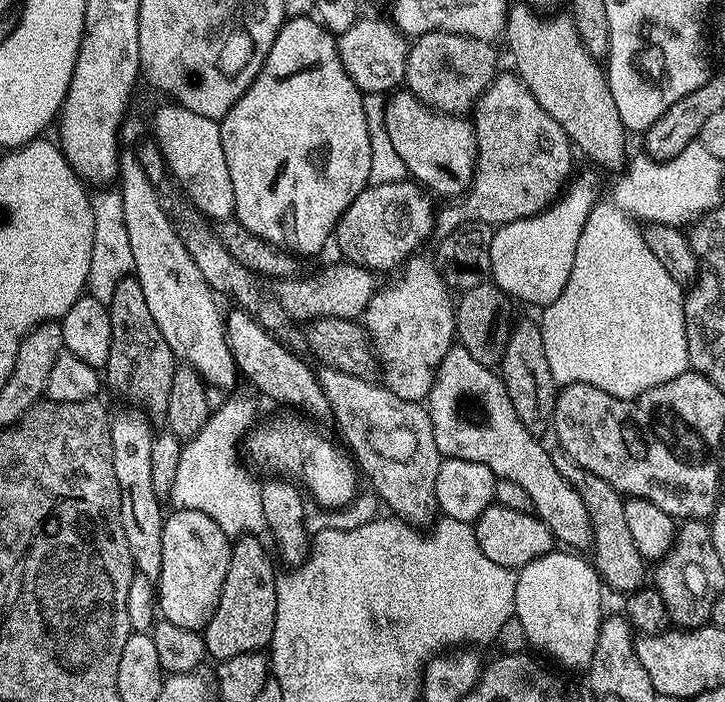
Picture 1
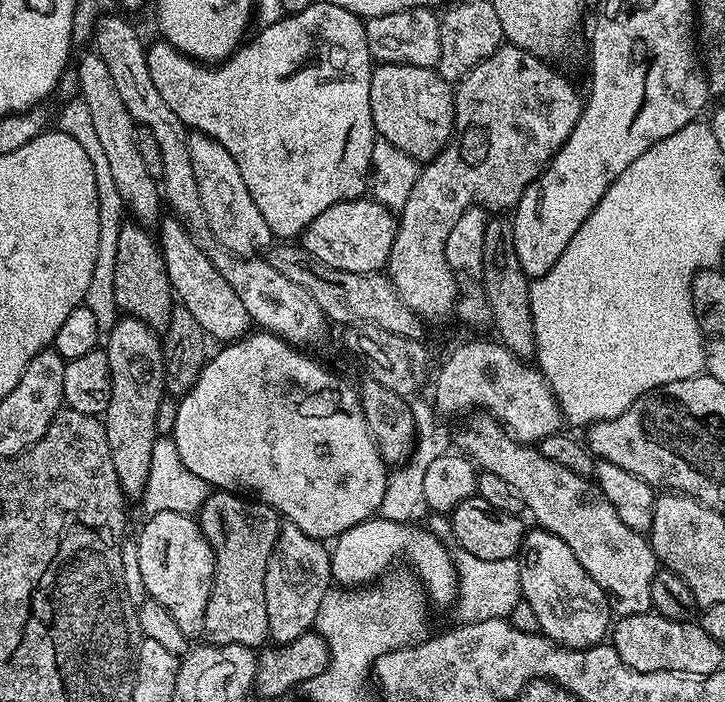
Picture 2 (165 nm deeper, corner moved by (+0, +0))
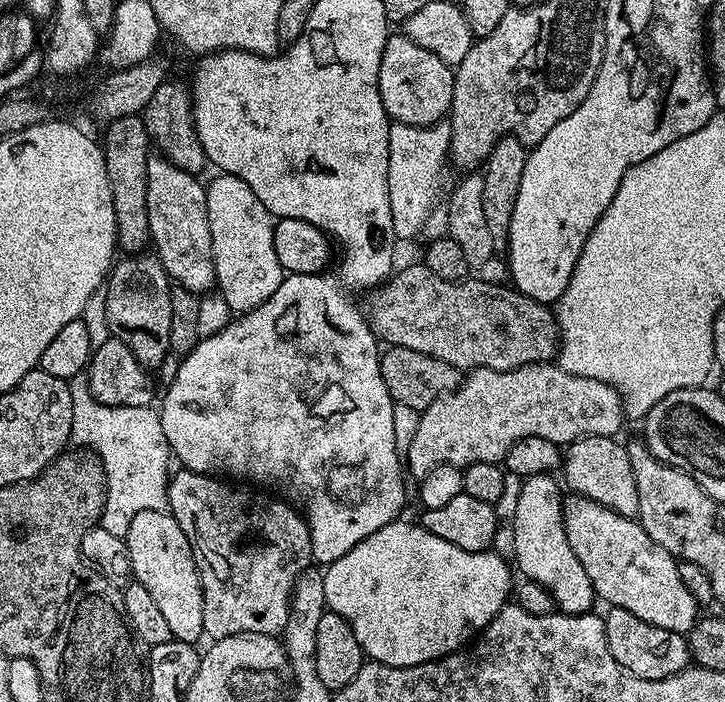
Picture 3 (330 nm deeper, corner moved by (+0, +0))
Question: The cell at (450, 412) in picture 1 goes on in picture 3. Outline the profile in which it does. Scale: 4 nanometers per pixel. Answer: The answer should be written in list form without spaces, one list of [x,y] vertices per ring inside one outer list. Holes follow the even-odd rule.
[[[585,496],[569,497],[564,500],[566,542],[570,542],[574,558],[582,562],[597,597],[604,599],[605,605],[630,610],[634,618],[642,618],[650,626],[688,633],[696,625],[698,605],[678,578],[676,557],[652,541],[639,519],[618,514]]]

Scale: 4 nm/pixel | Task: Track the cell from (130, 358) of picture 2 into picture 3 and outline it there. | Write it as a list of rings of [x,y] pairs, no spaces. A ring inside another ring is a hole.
[[[128,254],[117,259],[108,273],[106,287],[106,322],[109,333],[117,336],[138,358],[142,367],[159,369],[170,346],[170,294],[173,285],[162,262],[154,254]]]

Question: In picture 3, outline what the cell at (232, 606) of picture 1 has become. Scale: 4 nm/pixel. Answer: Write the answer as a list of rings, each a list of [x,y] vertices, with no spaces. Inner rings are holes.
[[[180,470],[177,476],[175,473],[171,477],[168,485],[167,511],[171,512],[178,526],[182,526],[186,538],[192,541],[192,551],[196,553],[202,586],[204,636],[212,640],[234,634],[279,637],[286,626],[288,607],[292,605],[292,587],[300,577],[302,566],[313,563],[308,524],[297,509],[295,512],[288,502],[275,495],[259,496],[256,492],[231,488],[223,482],[228,483],[212,474]]]

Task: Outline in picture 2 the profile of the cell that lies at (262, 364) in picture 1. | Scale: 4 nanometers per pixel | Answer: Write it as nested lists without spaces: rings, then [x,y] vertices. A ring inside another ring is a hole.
[[[168,214],[159,221],[158,243],[164,253],[164,265],[168,281],[172,284],[175,299],[194,314],[198,326],[202,326],[205,337],[212,336],[219,342],[235,342],[250,332],[250,321],[246,314],[246,306],[242,306],[242,298],[234,294],[234,286],[222,278],[222,274],[214,266],[211,255],[200,249],[197,237],[189,232],[179,218]]]

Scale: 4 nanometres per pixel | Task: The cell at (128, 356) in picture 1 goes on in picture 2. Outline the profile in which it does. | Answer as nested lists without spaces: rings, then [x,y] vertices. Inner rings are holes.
[[[121,223],[114,258],[114,298],[117,309],[124,316],[133,316],[154,329],[164,330],[170,322],[174,293],[166,274],[164,253],[160,251],[157,237],[148,232],[151,231],[143,224]]]

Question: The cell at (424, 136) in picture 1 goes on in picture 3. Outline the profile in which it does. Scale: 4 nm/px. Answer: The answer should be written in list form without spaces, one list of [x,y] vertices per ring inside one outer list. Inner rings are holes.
[[[392,34],[382,50],[382,66],[378,66],[378,90],[382,94],[382,106],[389,121],[419,128],[427,124],[438,124],[449,115],[452,107],[454,72],[446,62],[442,62],[442,58],[438,58],[438,54],[430,54],[430,50],[418,46],[418,42],[408,36]]]

